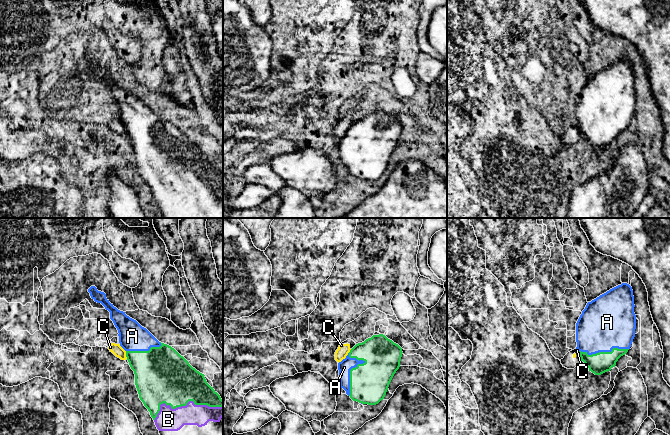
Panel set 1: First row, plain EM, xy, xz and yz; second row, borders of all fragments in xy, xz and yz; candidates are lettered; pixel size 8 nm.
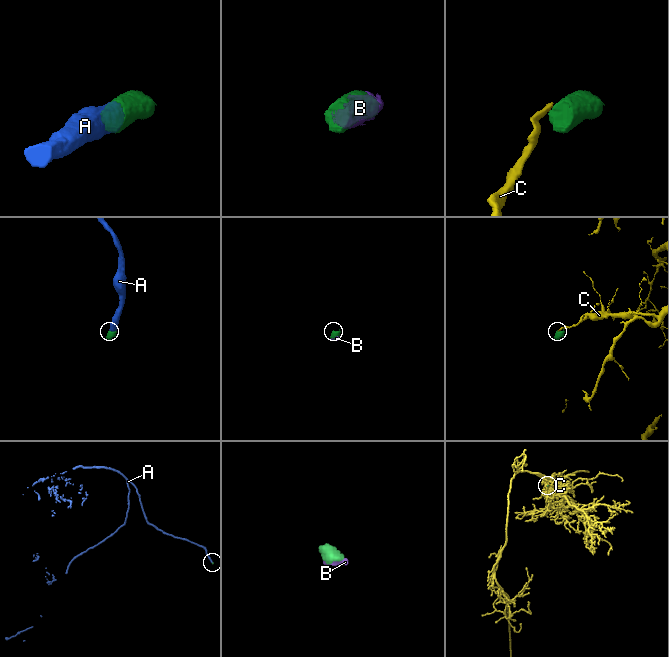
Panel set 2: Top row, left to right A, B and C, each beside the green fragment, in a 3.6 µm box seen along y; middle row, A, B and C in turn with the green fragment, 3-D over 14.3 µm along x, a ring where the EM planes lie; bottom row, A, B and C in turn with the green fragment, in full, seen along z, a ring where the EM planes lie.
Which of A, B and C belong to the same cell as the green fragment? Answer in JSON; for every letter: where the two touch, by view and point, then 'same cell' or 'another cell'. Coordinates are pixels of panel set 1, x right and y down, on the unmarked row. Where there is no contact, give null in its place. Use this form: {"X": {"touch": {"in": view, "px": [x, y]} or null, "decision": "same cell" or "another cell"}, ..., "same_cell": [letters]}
{"A": {"touch": {"in": "xz", "px": [353, 144]}, "decision": "same cell"}, "B": {"touch": {"in": "xy", "px": [183, 181]}, "decision": "same cell"}, "C": {"touch": {"in": "xy", "px": [126, 131]}, "decision": "another cell"}, "same_cell": ["A", "B"]}

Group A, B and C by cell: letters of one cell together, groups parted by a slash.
A B / C

